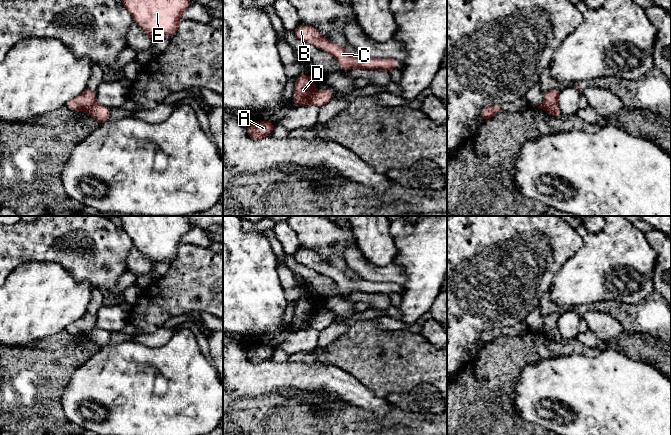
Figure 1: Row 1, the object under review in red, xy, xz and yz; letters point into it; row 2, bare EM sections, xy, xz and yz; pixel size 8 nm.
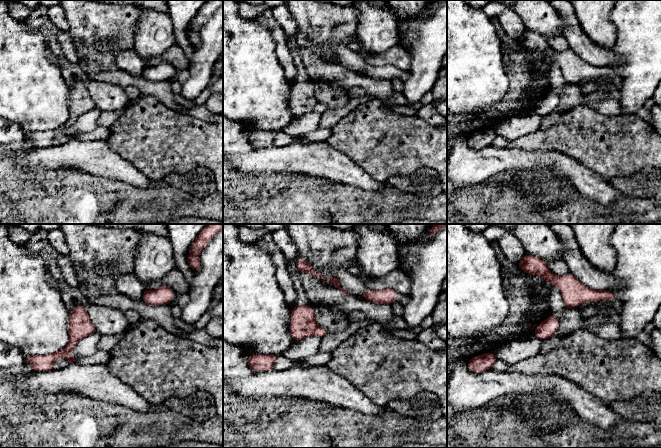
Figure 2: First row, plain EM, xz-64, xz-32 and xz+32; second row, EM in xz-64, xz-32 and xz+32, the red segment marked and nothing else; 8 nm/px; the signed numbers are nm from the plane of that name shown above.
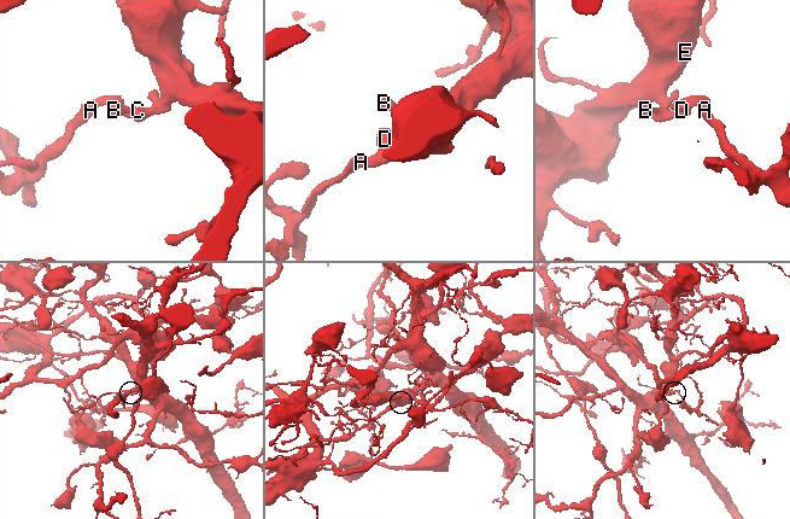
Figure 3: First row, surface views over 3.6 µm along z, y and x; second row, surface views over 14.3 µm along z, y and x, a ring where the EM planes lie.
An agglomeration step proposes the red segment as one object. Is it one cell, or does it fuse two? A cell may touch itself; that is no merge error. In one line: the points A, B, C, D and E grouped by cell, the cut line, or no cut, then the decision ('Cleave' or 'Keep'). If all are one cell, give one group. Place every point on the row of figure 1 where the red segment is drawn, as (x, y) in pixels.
Groups: A D / B C E. Split along xz (316, 90), (310, 103). Cleave

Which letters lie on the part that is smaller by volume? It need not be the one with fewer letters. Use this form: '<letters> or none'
A, D

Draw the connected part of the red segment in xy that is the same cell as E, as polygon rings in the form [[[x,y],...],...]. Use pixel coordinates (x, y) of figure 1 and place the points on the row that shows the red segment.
[[[122,0],[134,21],[153,41],[174,35],[190,0]]]

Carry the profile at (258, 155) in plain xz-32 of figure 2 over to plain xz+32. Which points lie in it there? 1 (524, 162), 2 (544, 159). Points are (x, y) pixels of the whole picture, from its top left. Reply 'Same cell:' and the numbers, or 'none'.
Same cell: 1, 2

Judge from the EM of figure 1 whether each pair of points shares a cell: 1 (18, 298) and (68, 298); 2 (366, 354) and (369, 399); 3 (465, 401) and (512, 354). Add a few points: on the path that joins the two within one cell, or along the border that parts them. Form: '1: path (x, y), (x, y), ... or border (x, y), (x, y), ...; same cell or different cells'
1: path (30, 298), (56, 298); same cell
2: border (350, 374), (375, 394), (385, 398); different cells
3: path (477, 391), (500, 366); same cell

